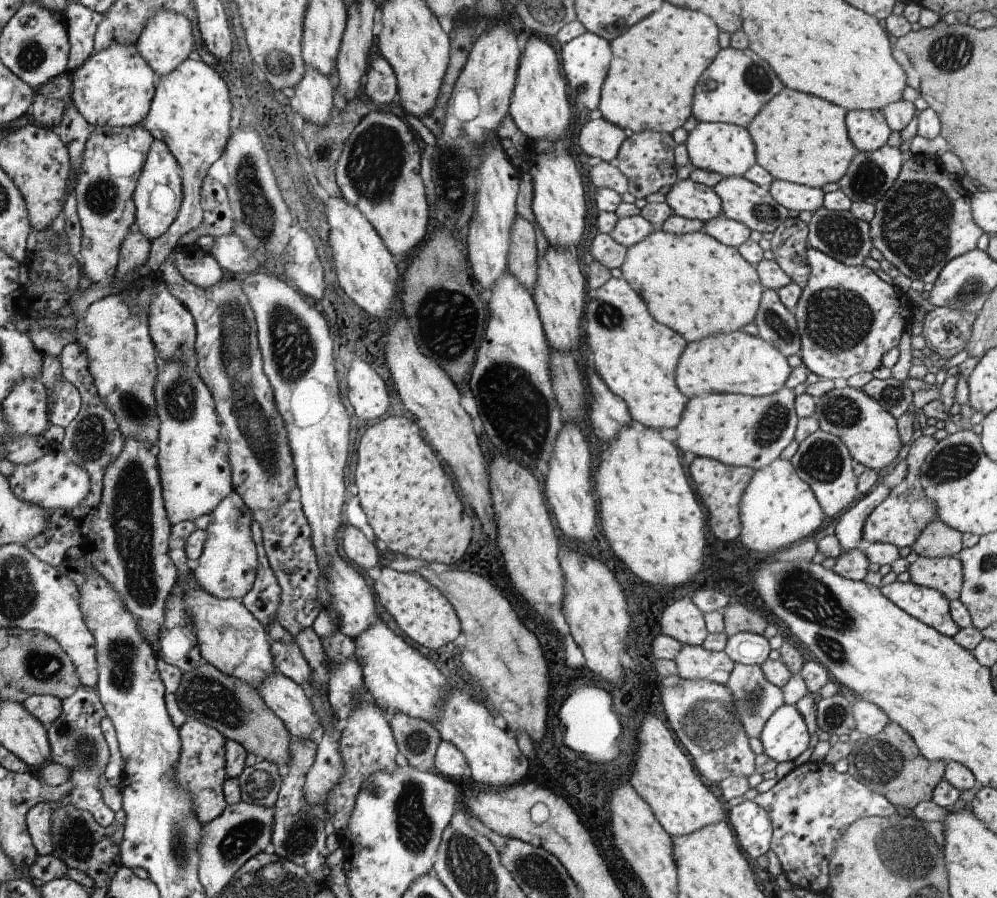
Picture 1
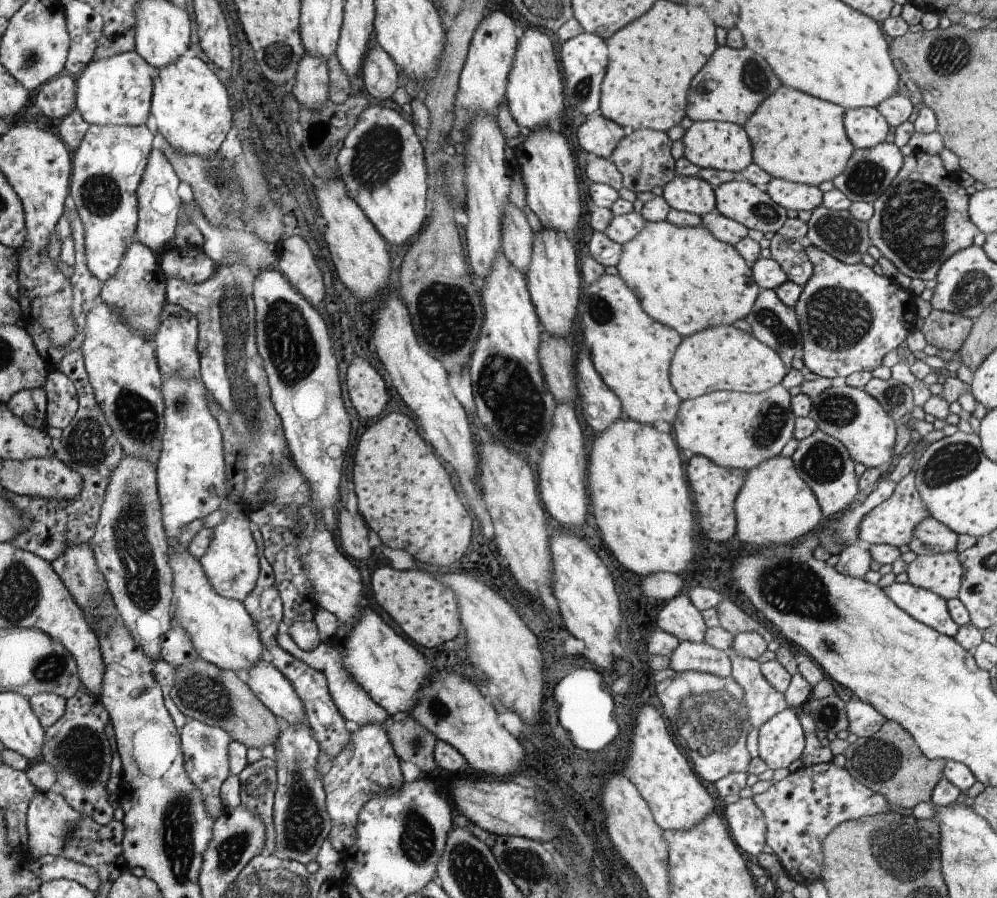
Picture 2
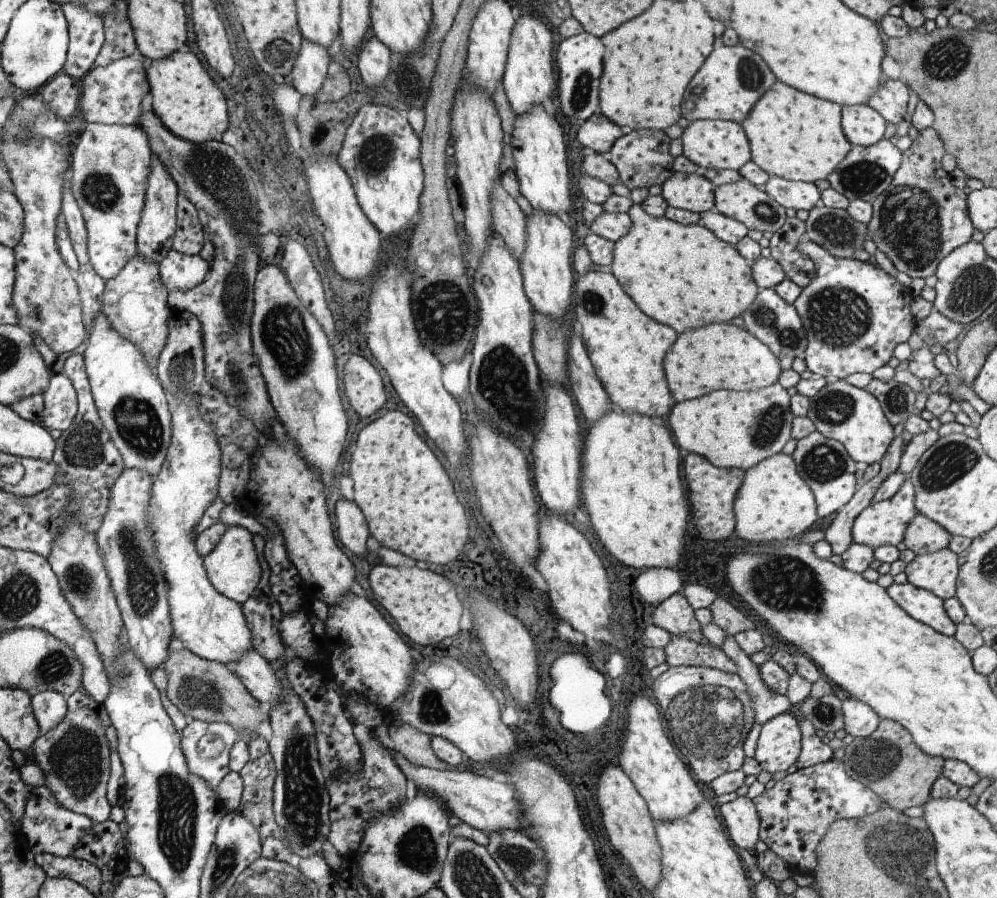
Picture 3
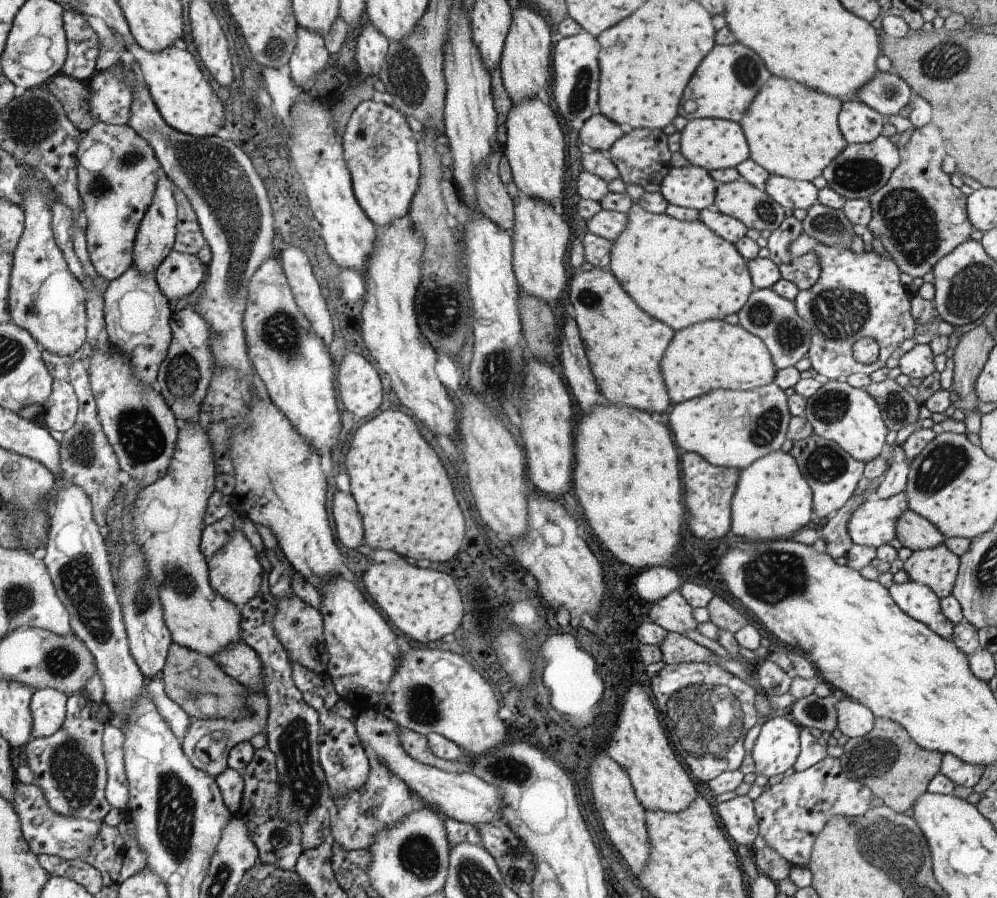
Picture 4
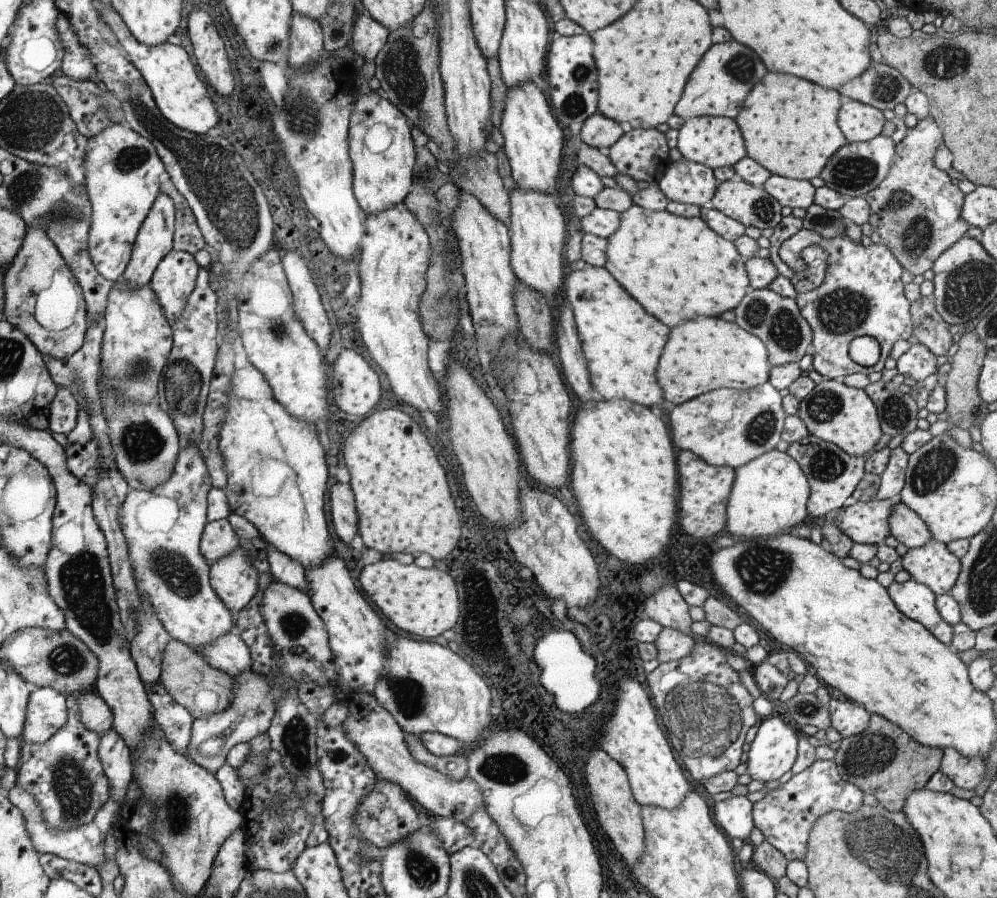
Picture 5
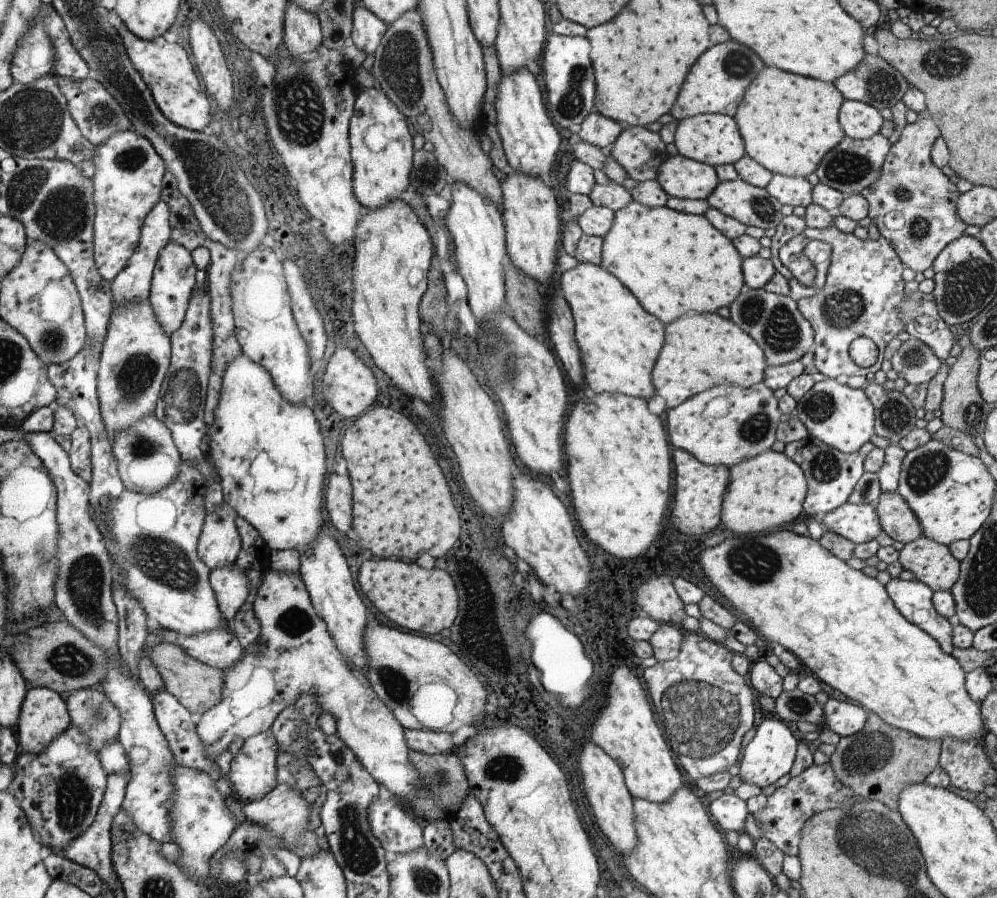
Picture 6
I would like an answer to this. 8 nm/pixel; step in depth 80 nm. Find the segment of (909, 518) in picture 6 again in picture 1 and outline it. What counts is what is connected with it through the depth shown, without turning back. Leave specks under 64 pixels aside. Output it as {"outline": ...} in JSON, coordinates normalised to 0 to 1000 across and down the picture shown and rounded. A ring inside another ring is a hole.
{"outline":[[[939,577],[920,597],[914,612],[923,620],[957,620],[966,611],[966,596]]]}

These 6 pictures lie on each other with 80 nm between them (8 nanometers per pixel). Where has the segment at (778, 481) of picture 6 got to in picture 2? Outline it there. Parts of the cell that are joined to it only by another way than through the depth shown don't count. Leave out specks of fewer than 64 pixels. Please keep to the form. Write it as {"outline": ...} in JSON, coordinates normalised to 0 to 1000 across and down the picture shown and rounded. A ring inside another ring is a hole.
{"outline":[[[783,507],[763,514],[749,529],[737,557],[738,595],[744,604],[760,608],[760,611],[772,614],[781,606],[792,606],[806,595],[814,595],[814,590],[822,584],[824,569],[815,546],[800,530],[796,514],[792,509]]]}

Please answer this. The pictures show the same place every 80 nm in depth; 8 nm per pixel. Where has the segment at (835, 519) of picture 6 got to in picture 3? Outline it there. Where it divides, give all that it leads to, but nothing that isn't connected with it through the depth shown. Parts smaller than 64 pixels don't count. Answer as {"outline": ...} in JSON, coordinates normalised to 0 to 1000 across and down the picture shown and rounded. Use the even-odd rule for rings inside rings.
{"outline":[[[913,532],[906,537],[904,545],[895,555],[873,560],[867,568],[861,571],[857,578],[854,596],[856,604],[873,610],[880,611],[887,607],[903,606],[906,602],[907,594],[912,581],[921,572],[917,561],[917,542]]]}

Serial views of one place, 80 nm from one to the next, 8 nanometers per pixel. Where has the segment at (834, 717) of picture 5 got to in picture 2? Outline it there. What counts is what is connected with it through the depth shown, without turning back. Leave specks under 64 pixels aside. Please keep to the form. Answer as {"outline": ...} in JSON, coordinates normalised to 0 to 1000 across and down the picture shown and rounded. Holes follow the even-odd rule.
{"outline":[[[854,778],[848,786],[852,802],[851,815],[861,821],[874,821],[881,816],[889,801],[874,784]]]}

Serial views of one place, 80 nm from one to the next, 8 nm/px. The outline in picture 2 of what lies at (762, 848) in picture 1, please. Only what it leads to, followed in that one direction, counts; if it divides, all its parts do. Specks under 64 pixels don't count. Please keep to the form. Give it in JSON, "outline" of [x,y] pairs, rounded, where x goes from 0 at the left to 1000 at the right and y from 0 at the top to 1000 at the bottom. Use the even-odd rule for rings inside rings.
{"outline":[[[742,889],[739,893],[726,895],[726,911],[730,913],[730,922],[734,933],[738,935],[743,948],[750,951],[762,951],[767,940],[768,916],[765,914],[764,903],[753,889]]]}

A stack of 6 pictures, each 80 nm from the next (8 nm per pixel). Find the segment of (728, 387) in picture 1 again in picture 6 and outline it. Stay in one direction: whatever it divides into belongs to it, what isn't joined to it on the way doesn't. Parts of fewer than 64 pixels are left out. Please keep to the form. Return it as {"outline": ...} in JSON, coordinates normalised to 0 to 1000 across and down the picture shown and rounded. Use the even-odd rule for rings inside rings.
{"outline":[[[692,346],[666,363],[666,381],[654,411],[653,424],[657,439],[668,445],[670,455],[675,455],[689,443],[720,429],[750,432],[765,425],[769,409],[766,391],[734,355],[728,355],[717,347],[702,350]]]}

